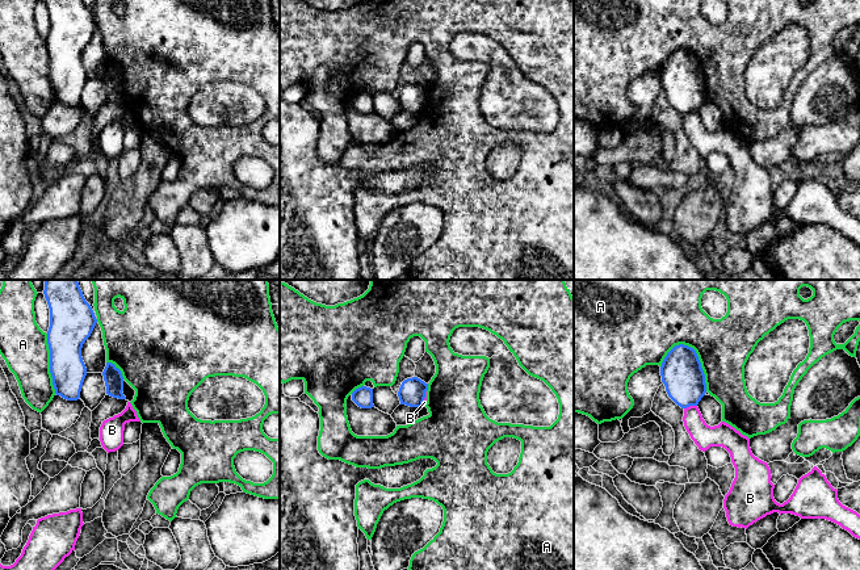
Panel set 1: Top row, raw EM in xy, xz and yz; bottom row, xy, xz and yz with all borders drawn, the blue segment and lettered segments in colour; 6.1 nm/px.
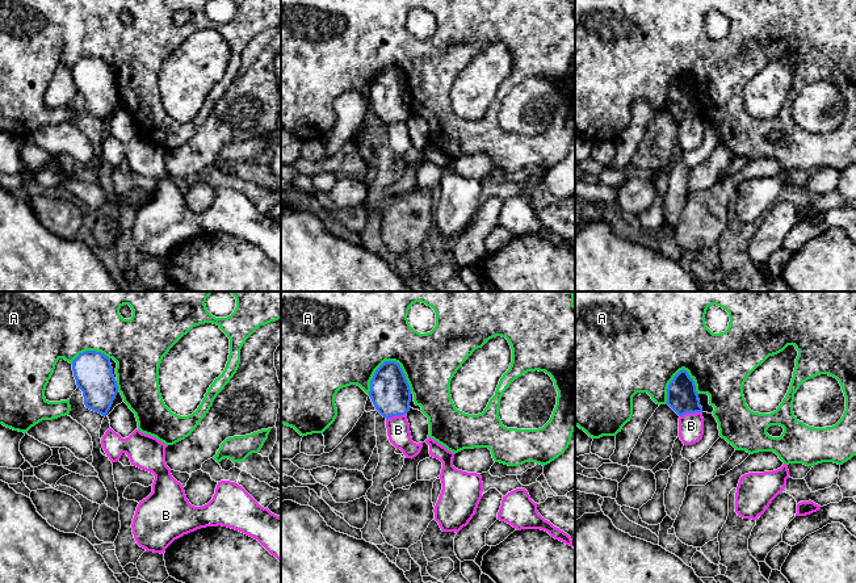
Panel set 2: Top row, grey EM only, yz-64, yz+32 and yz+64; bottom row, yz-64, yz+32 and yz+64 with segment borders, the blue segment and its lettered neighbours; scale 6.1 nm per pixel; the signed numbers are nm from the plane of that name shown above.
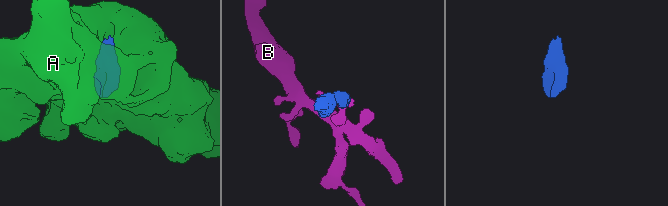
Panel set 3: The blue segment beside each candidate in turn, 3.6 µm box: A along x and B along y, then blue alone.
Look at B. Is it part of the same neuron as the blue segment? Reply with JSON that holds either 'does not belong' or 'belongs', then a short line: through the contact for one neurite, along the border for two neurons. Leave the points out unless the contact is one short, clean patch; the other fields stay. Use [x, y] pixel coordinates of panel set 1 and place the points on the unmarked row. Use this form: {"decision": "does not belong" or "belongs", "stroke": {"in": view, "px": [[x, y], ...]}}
{"decision": "does not belong", "stroke": {"in": "yz", "px": [[696, 110], [689, 110], [684, 114]]}}

